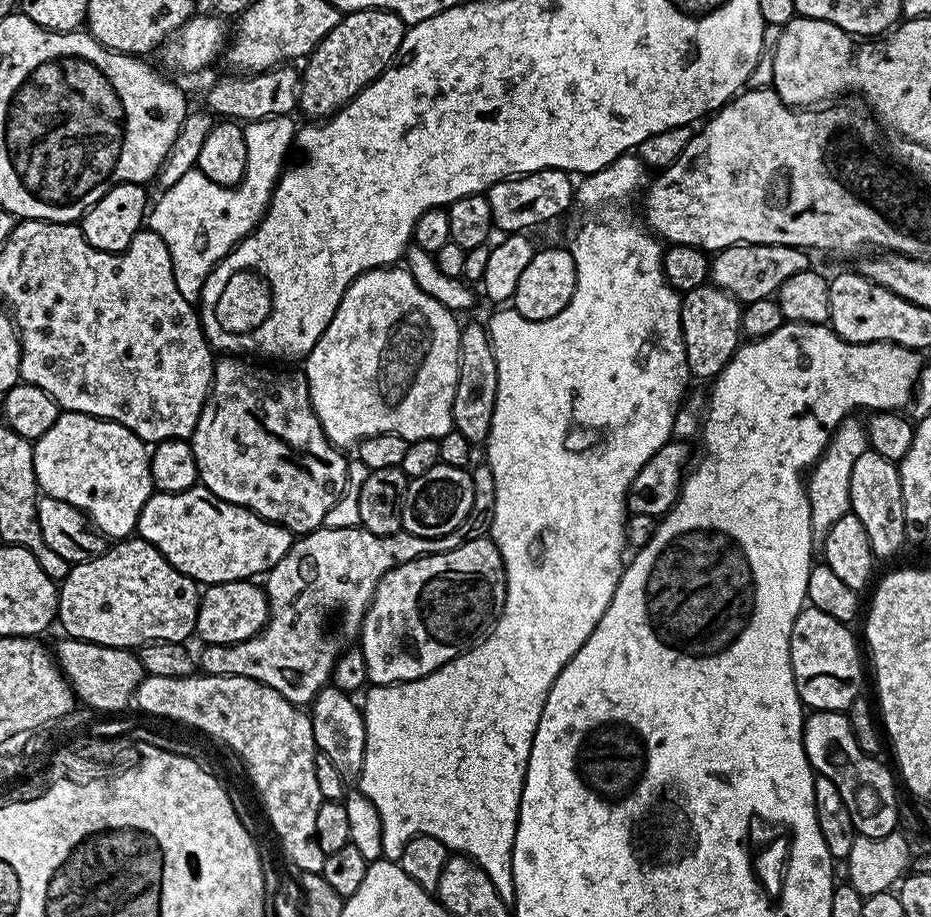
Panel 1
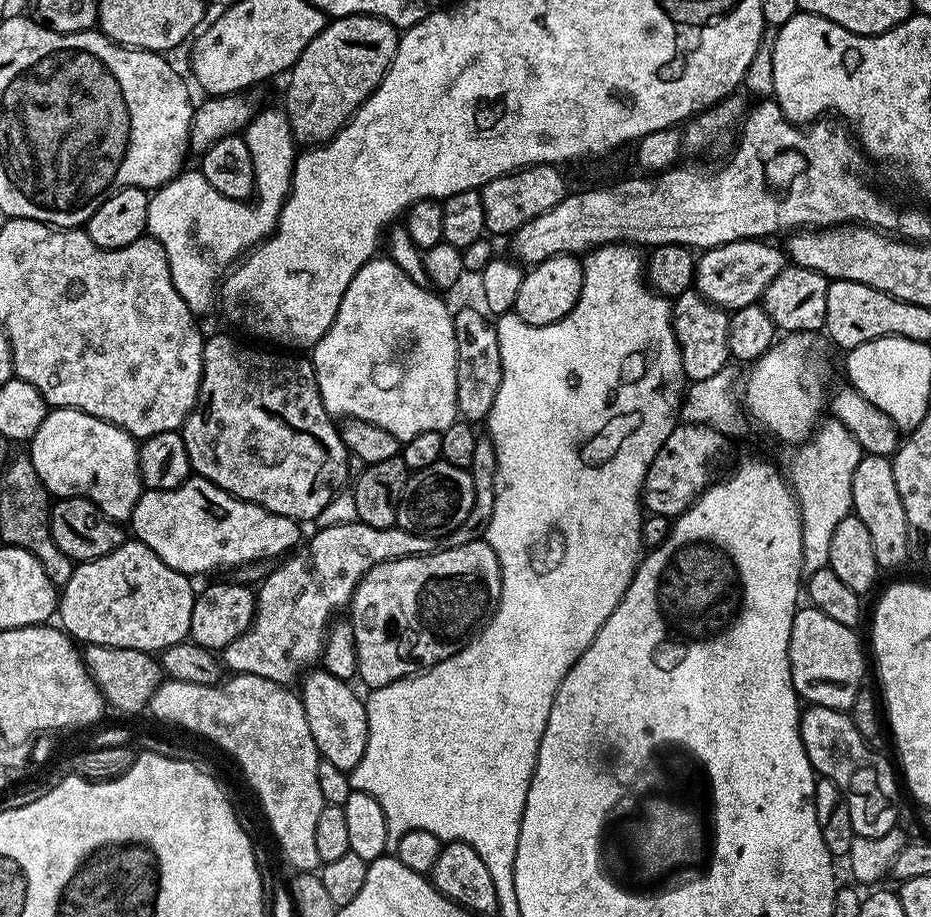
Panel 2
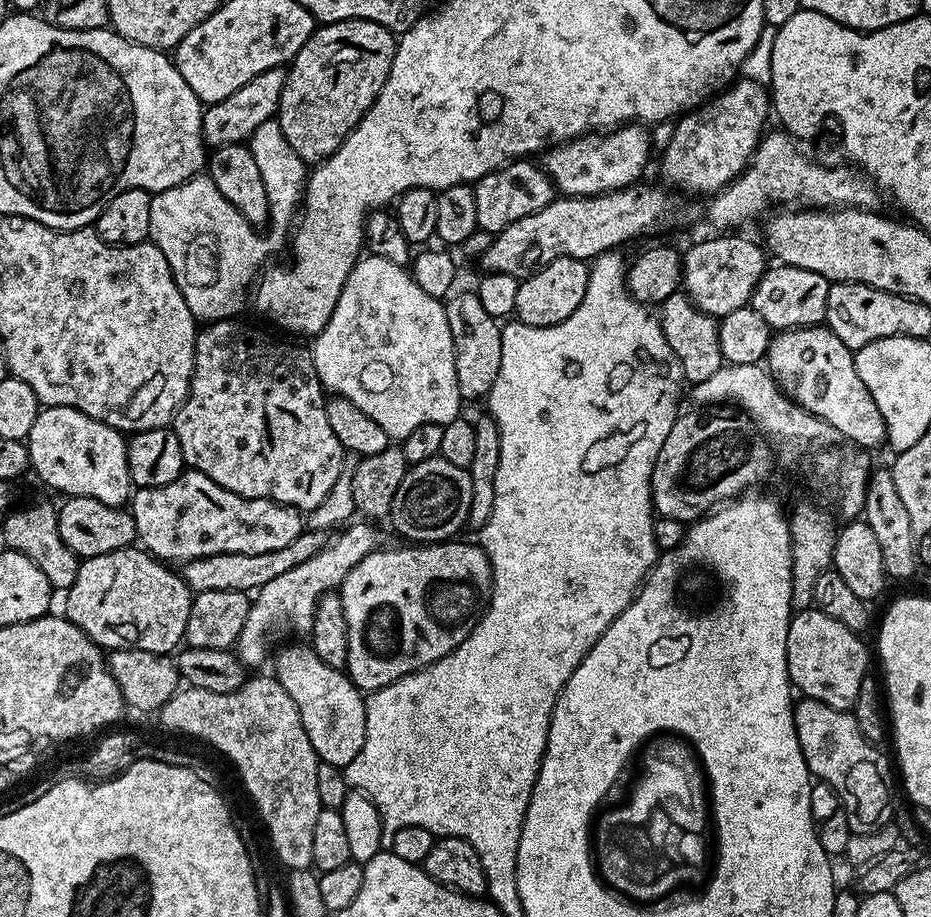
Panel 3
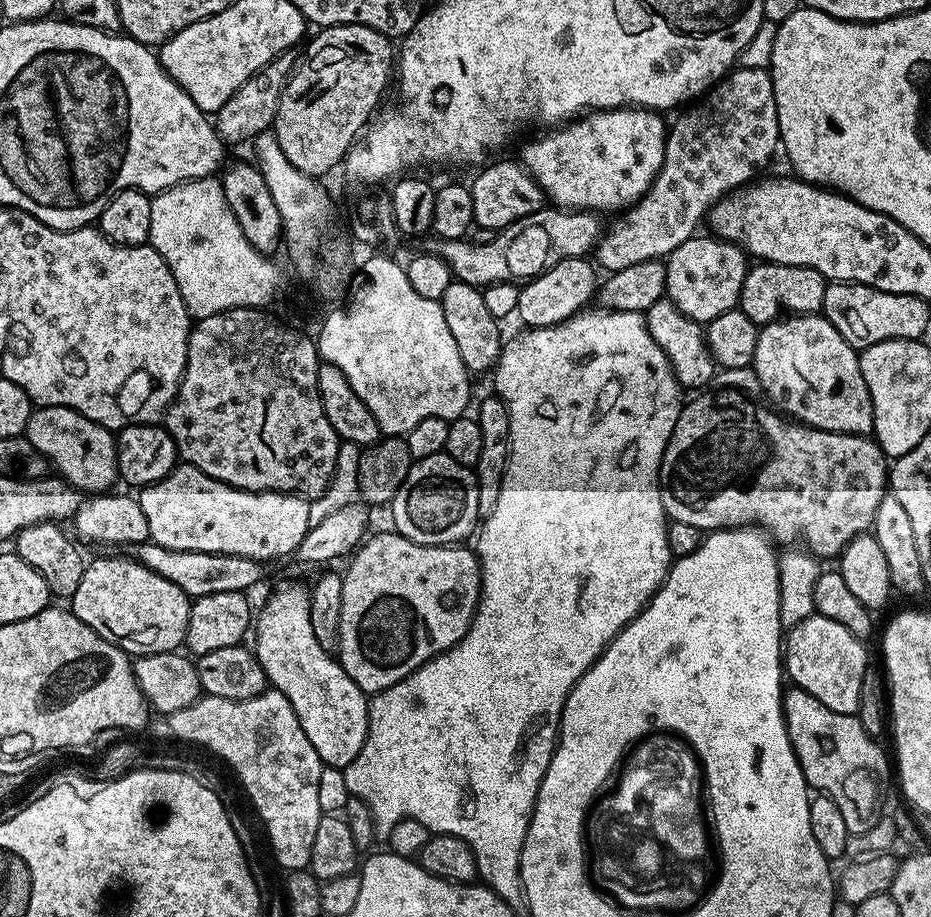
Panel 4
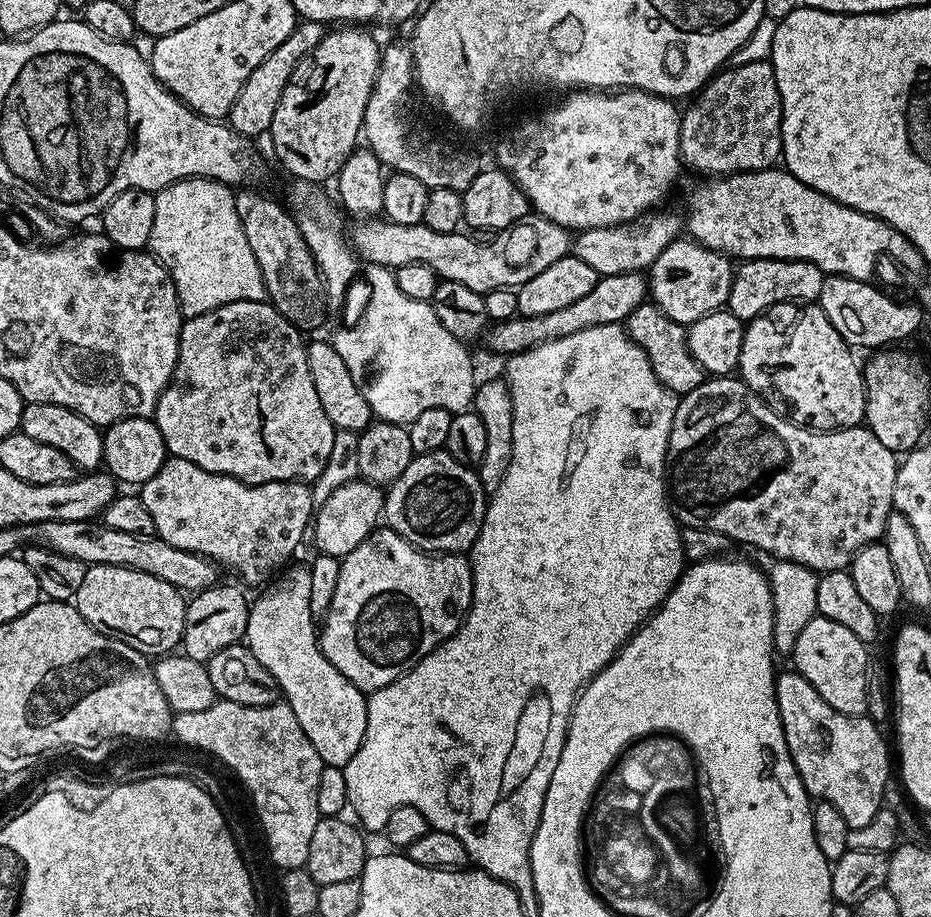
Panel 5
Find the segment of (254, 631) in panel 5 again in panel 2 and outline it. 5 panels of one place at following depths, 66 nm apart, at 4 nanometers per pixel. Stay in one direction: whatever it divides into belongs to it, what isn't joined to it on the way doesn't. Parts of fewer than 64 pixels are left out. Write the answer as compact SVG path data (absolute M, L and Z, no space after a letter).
M322 668L309 671L305 678L300 697L315 746L324 760L339 769L351 772L365 753L368 737L367 705L361 697L358 698L347 681L336 678Z

